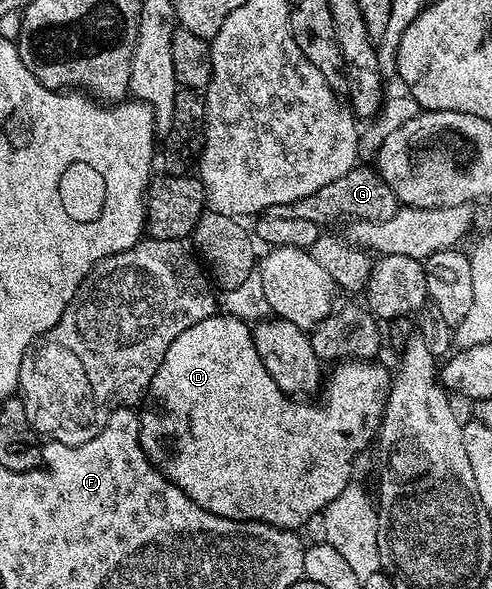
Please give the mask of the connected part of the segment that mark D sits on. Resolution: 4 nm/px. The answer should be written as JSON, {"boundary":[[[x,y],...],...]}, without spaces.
{"boundary":[[[218,313],[191,325],[191,329],[183,329],[175,341],[171,341],[171,349],[163,357],[155,377],[151,381],[147,398],[144,400],[145,408],[140,408],[141,417],[141,447],[145,450],[146,457],[154,463],[171,482],[183,489],[195,505],[215,513],[219,517],[228,519],[254,519],[256,523],[266,523],[275,527],[281,527],[285,531],[297,531],[304,528],[305,523],[311,517],[322,514],[329,502],[335,501],[347,488],[349,482],[354,478],[353,462],[357,459],[357,454],[368,445],[373,439],[375,432],[381,426],[381,414],[385,411],[385,397],[391,382],[391,371],[385,367],[380,367],[380,362],[369,361],[364,364],[365,371],[341,371],[338,375],[328,376],[324,384],[325,404],[316,407],[313,401],[298,401],[296,398],[285,395],[279,385],[267,373],[259,353],[255,349],[255,341],[250,324],[244,319],[238,319],[233,315]]]}

